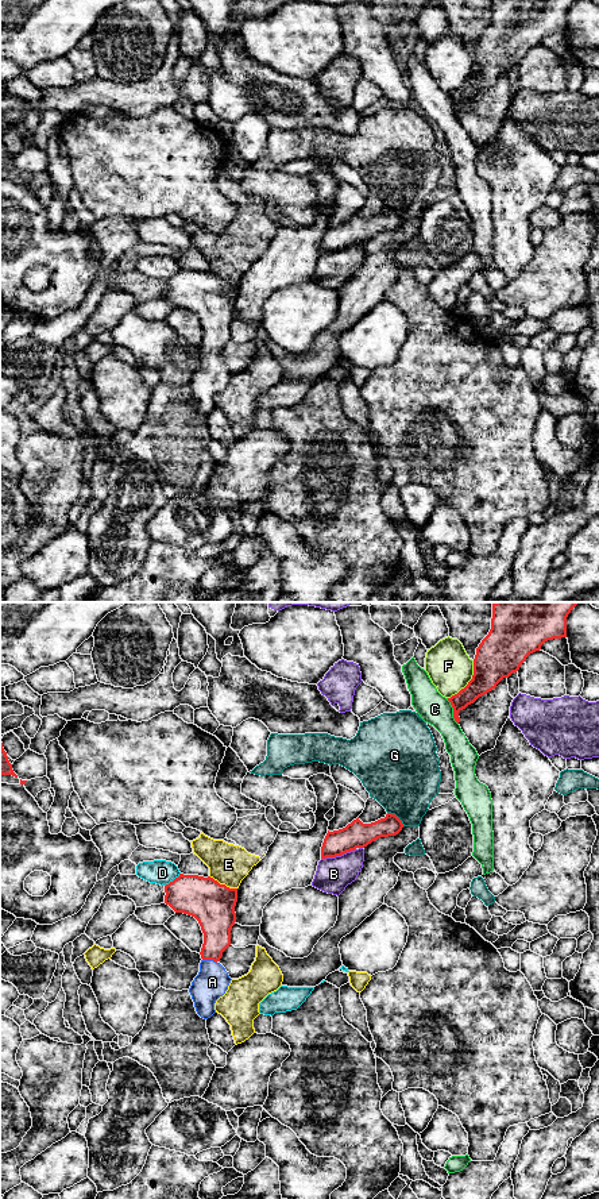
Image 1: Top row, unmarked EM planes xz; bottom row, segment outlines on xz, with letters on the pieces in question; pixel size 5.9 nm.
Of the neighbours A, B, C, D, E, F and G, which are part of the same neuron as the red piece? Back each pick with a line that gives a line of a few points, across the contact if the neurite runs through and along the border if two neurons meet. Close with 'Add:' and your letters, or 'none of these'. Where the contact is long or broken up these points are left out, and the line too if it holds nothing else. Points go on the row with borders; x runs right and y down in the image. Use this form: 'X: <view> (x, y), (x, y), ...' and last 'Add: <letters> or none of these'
A: xz (216, 918), (216, 941), (209, 959), (212, 982)
Add: A

